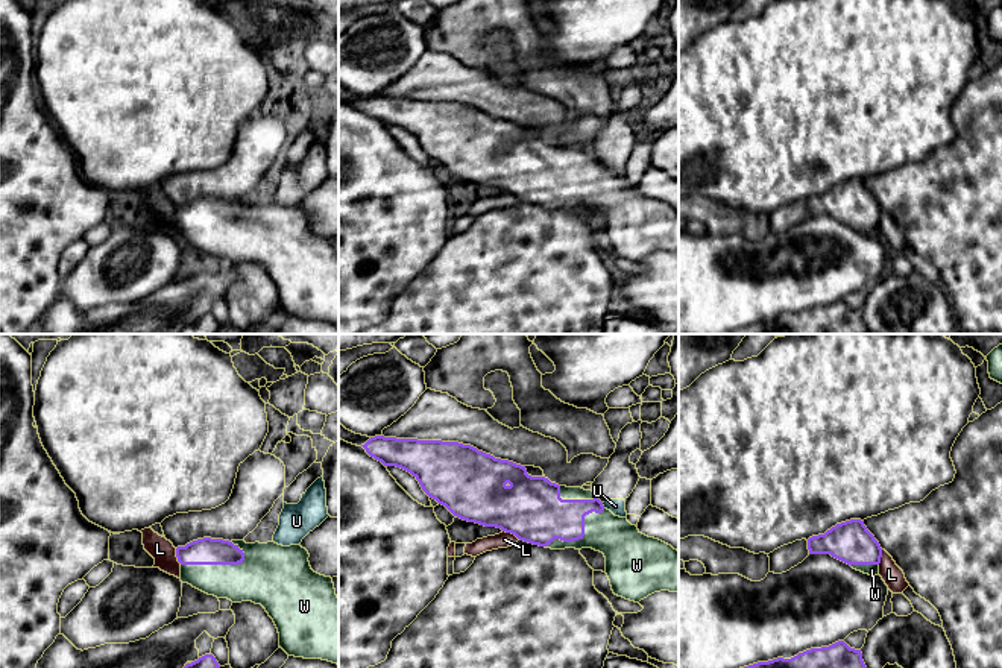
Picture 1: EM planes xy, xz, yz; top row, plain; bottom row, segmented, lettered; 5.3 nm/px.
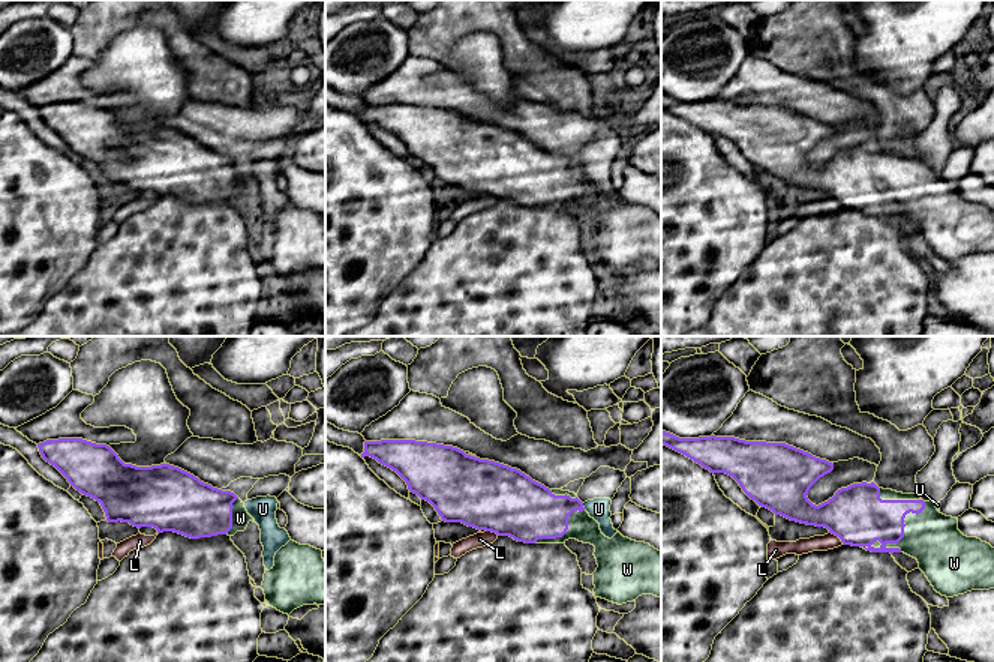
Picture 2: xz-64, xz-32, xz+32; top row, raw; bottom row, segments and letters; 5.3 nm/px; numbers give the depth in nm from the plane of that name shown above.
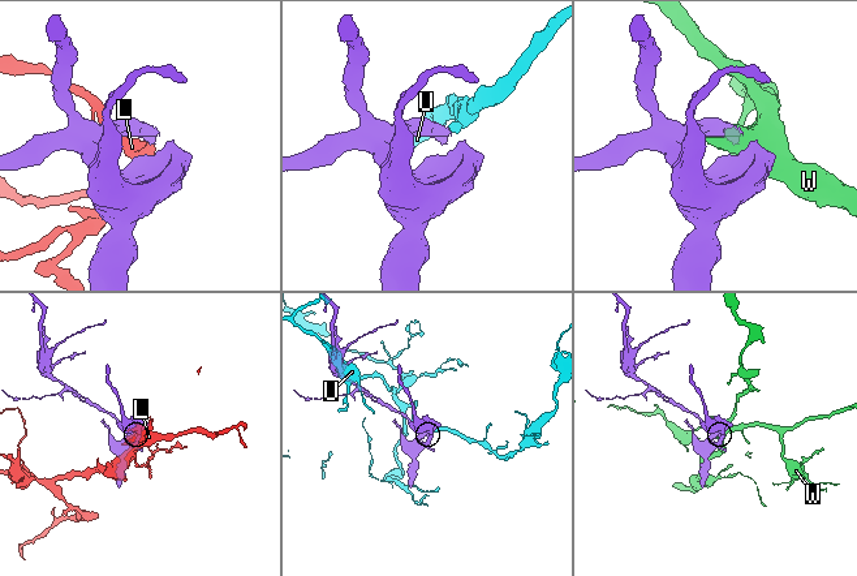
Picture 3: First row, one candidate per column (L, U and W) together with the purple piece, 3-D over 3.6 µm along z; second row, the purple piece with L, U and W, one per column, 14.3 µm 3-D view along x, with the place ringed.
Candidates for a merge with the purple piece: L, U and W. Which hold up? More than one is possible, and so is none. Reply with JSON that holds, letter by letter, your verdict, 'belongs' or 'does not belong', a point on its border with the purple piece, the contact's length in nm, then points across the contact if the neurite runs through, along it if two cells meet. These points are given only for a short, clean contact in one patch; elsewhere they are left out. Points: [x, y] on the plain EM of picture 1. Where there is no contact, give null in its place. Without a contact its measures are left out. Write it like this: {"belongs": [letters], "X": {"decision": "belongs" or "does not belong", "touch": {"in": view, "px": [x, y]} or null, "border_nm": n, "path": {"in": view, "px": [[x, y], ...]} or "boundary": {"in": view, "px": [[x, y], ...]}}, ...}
{"belongs": ["W"], "L": {"decision": "does not belong", "touch": {"in": "xz", "px": [512, 193]}, "border_nm": 110, "boundary": {"in": "xz", "px": [[503, 190], [519, 199]]}}, "U": {"decision": "does not belong", "touch": {"in": "xz", "px": [603, 166]}, "border_nm": 40, "boundary": {"in": "xz", "px": [[601, 163], [604, 167]]}}, "W": {"decision": "belongs", "touch": {"in": "xy", "px": [214, 223]}, "border_nm": 360}}

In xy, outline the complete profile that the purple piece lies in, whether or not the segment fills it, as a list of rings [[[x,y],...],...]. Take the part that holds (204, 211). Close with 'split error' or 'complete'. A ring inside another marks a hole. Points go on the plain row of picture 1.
[[[203,197],[176,208],[181,241],[232,263],[261,264],[279,293],[279,307],[295,317],[322,319],[339,325],[339,257],[331,237],[314,232],[301,205],[246,203]]]; split error

